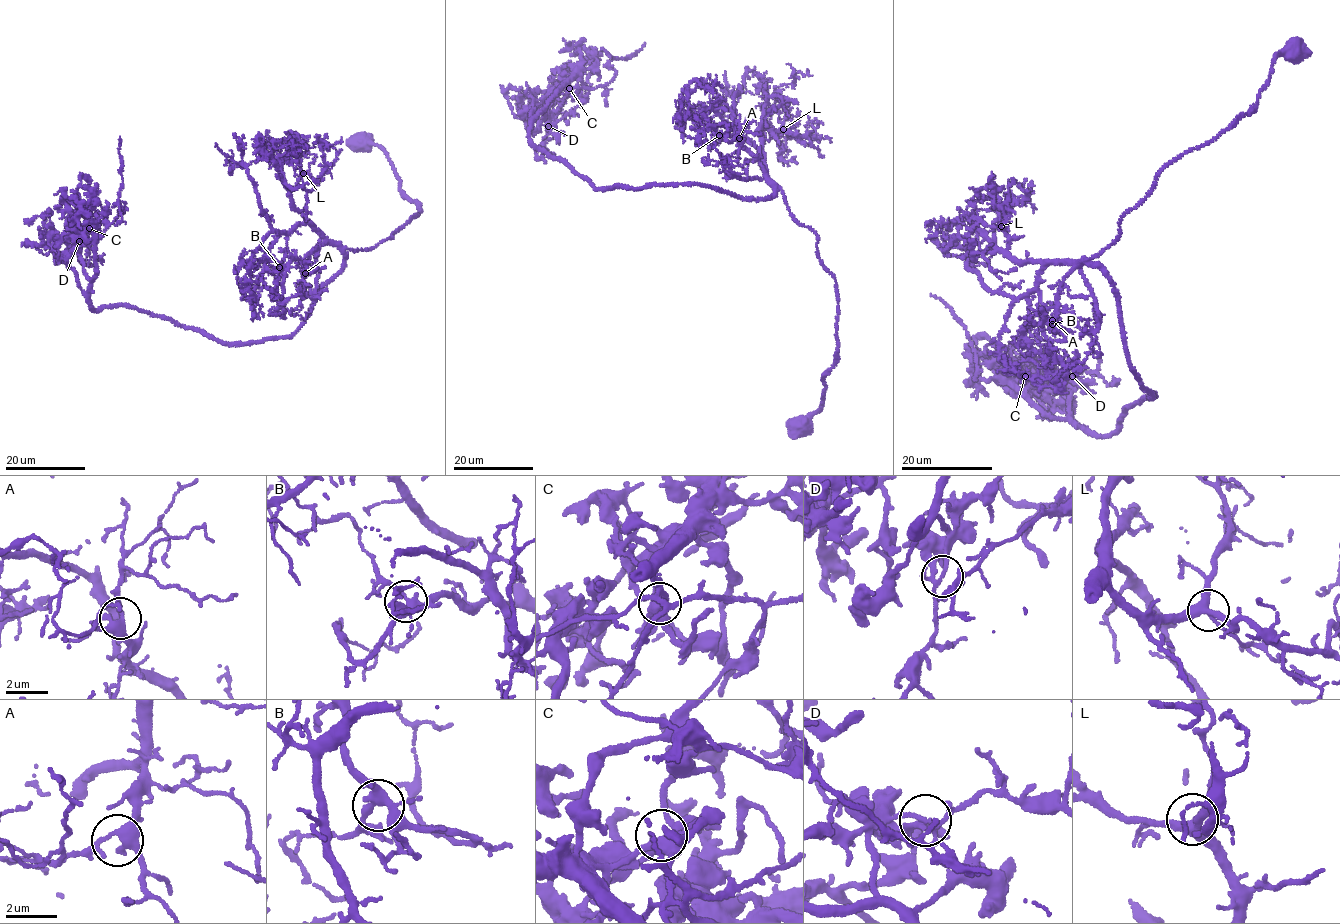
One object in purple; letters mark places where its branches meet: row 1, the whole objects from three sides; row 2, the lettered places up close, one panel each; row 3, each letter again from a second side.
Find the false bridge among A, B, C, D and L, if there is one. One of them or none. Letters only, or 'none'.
D

